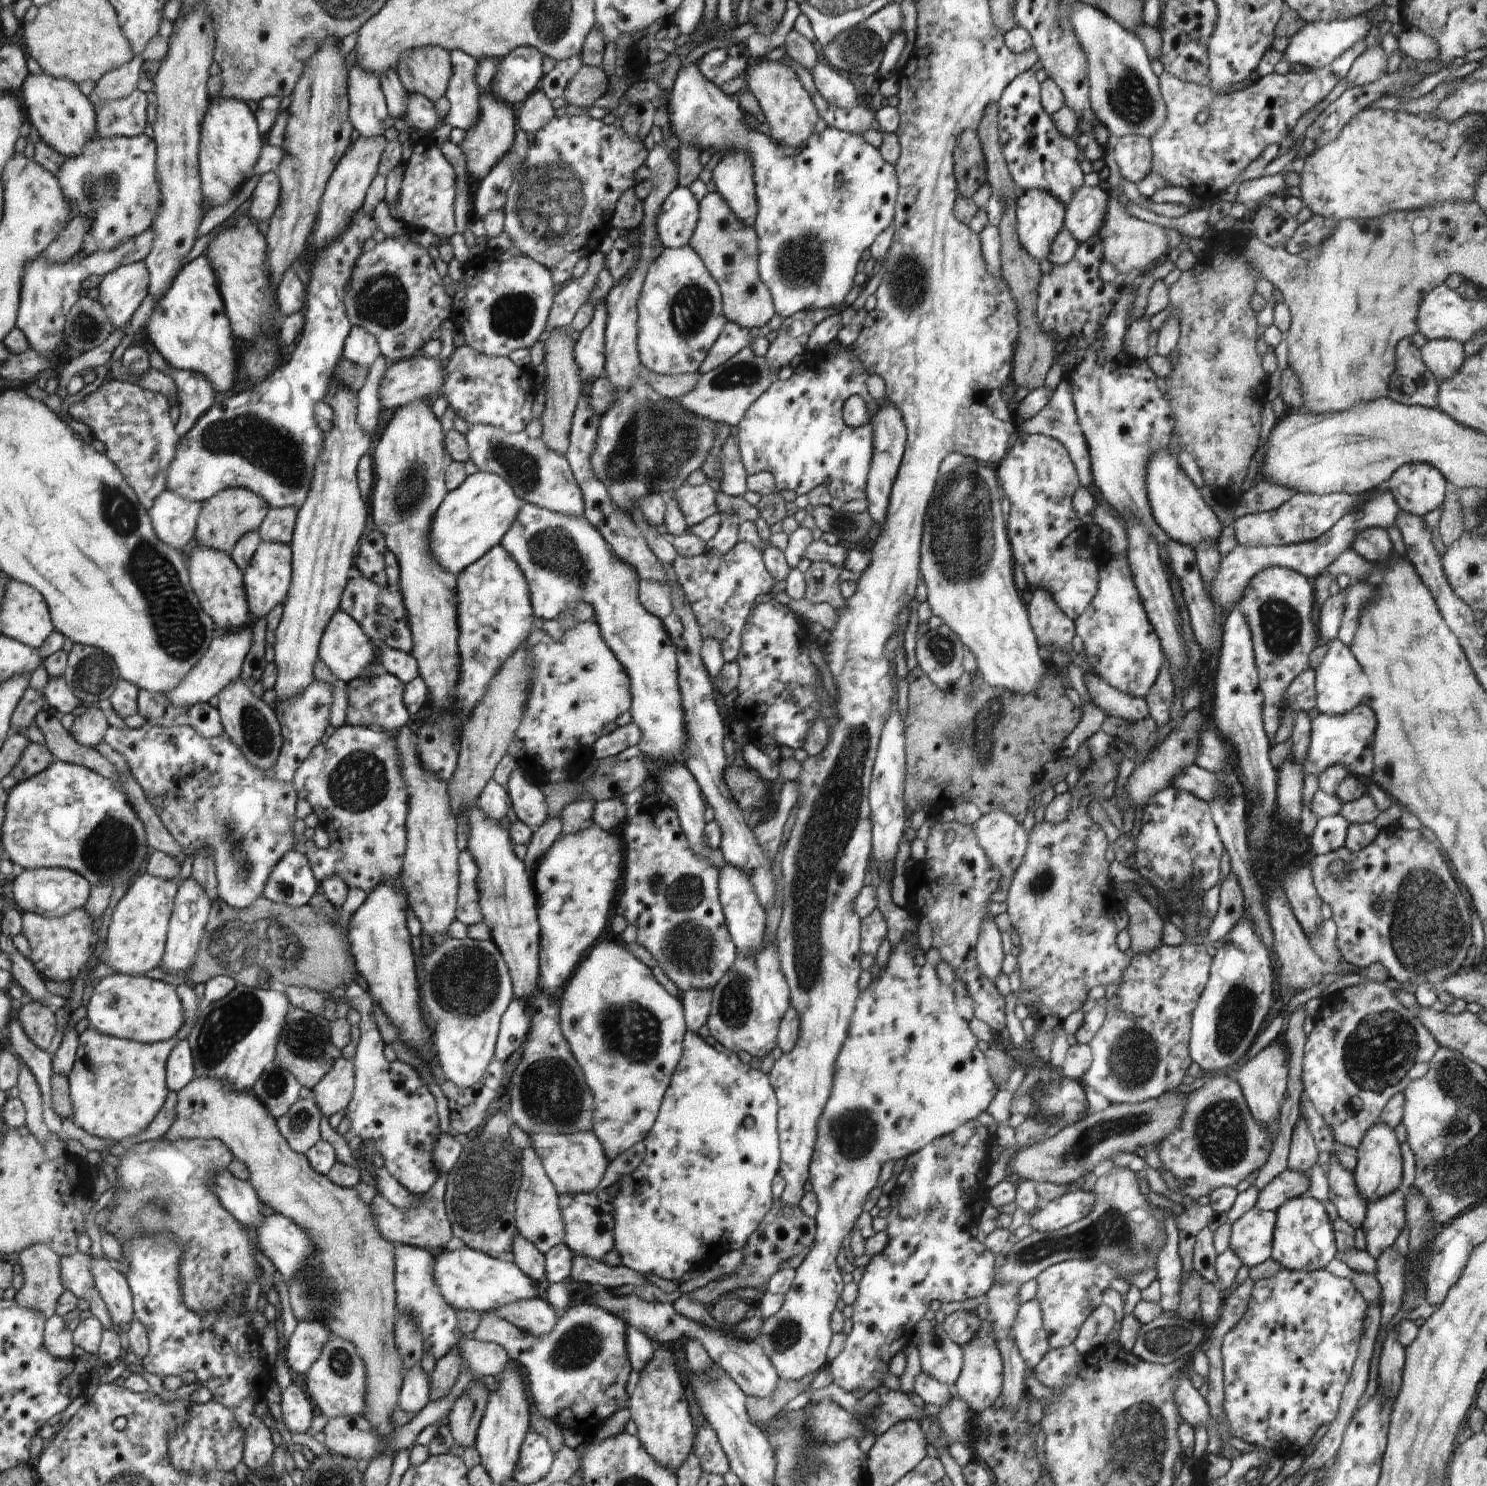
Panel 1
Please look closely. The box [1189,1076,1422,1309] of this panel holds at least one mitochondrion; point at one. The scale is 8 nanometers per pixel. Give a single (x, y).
(1221, 1134)

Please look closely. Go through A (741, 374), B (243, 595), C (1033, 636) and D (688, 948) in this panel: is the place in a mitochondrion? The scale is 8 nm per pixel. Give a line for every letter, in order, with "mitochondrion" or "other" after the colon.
A: mitochondrion
B: other
C: other
D: mitochondrion

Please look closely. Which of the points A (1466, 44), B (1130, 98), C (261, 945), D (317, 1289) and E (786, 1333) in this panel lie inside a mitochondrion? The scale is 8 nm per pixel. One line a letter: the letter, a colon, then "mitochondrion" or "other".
A: other
B: mitochondrion
C: mitochondrion
D: mitochondrion
E: mitochondrion

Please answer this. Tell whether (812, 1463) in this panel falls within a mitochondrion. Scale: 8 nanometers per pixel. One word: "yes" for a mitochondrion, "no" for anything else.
yes

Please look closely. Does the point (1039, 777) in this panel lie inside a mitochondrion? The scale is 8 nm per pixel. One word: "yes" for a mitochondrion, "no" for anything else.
no

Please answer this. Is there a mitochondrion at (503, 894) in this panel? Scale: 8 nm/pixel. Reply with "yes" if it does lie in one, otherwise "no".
yes

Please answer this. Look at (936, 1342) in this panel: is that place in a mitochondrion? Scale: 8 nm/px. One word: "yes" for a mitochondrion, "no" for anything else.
yes

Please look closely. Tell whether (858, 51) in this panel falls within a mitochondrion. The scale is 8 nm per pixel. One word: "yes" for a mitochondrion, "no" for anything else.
yes

